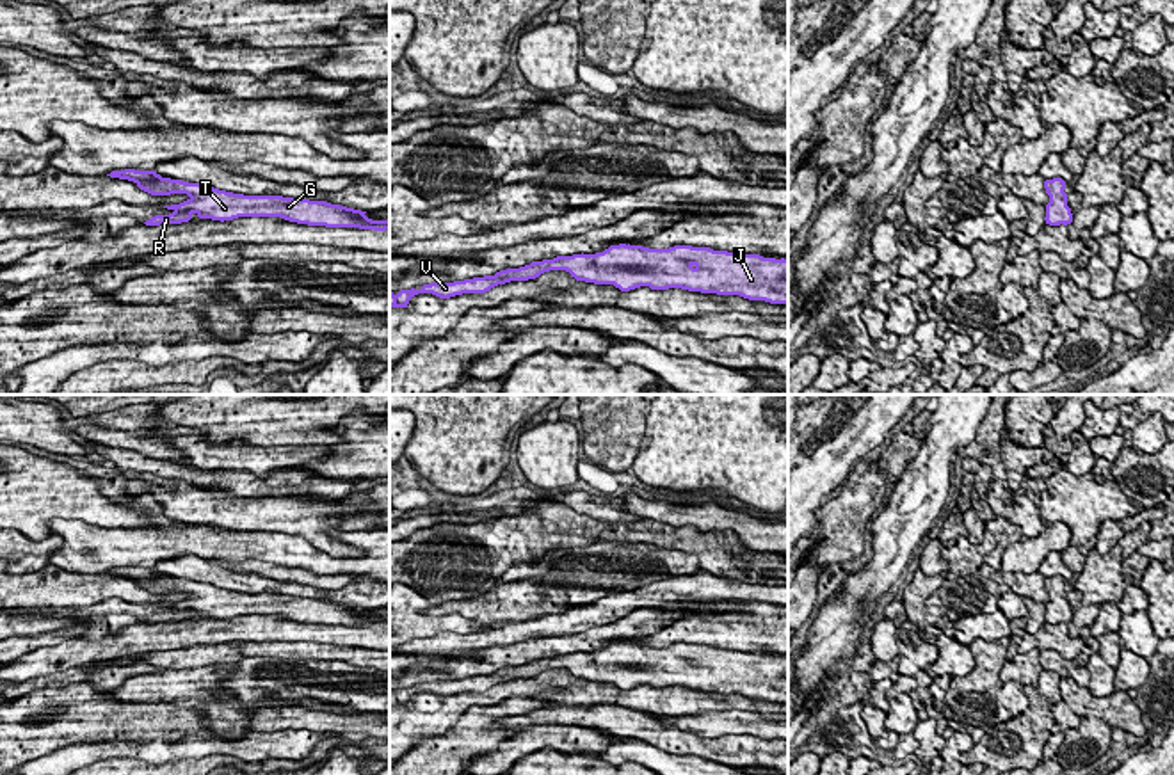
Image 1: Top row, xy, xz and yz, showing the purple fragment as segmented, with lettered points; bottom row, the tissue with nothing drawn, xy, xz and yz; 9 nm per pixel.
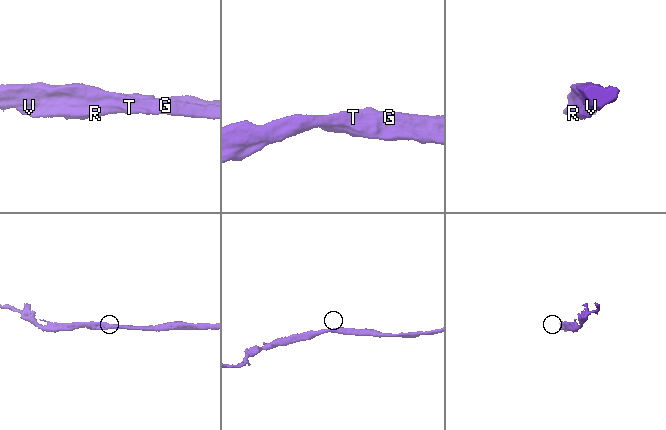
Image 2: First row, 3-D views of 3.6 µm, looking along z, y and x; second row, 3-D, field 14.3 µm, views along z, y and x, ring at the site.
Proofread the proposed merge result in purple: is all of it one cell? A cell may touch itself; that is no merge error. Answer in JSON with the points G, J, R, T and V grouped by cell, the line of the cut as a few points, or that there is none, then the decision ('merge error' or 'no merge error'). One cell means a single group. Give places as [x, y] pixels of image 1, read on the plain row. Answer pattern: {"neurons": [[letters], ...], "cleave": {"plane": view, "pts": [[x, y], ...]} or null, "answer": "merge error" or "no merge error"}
{"neurons": [["G", "J", "R", "T", "V"]], "cleave": null, "answer": "no merge error"}

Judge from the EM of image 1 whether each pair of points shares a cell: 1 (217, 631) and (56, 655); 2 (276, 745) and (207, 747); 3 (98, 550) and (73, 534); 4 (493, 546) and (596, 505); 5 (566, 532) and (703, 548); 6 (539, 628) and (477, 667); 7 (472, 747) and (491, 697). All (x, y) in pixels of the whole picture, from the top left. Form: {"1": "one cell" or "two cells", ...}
{"1": "one cell", "2": "one cell", "3": "one cell", "4": "two cells", "5": "one cell", "6": "two cells", "7": "two cells"}

